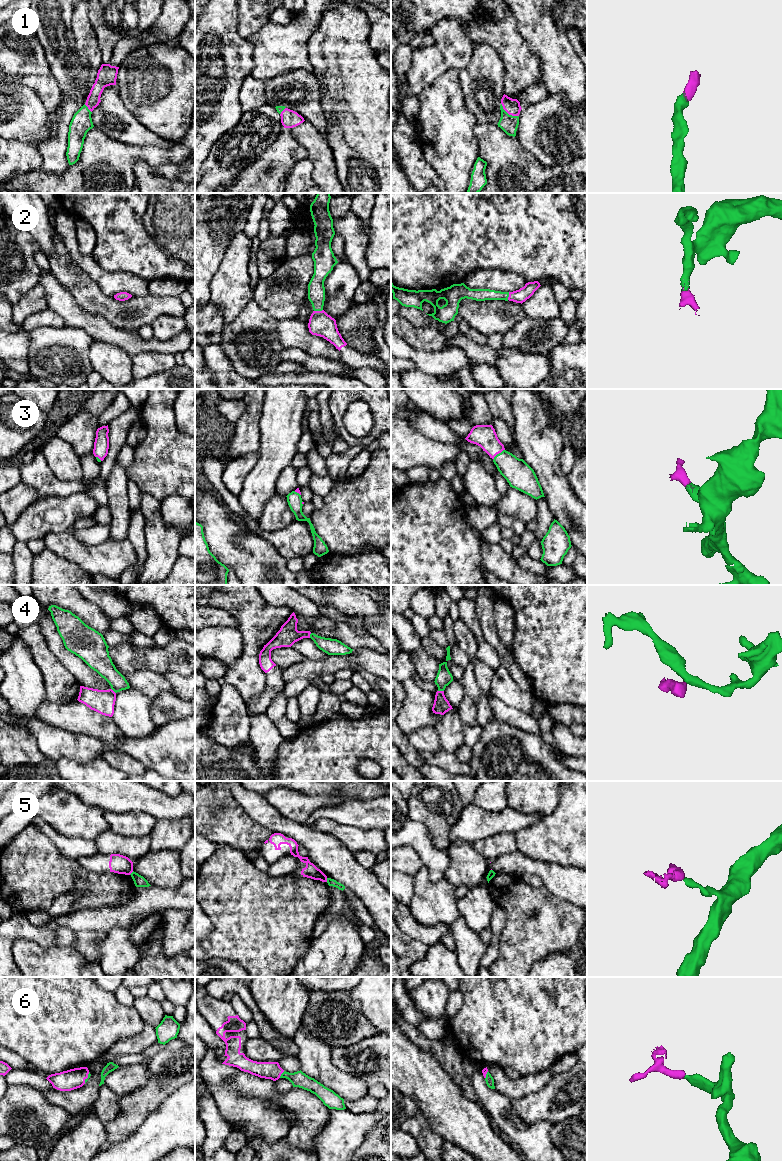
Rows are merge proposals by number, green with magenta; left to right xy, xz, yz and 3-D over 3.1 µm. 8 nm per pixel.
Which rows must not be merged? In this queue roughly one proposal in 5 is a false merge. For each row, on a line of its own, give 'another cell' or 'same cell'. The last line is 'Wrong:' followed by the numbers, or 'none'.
1: same cell
2: same cell
3: same cell
4: another cell
5: another cell
6: same cell
Wrong: 4, 5

